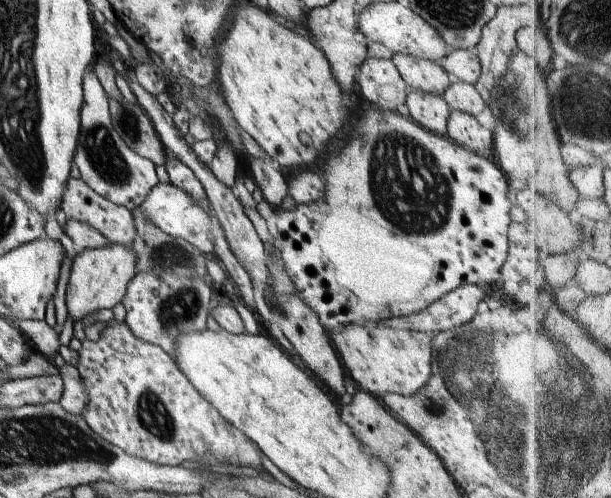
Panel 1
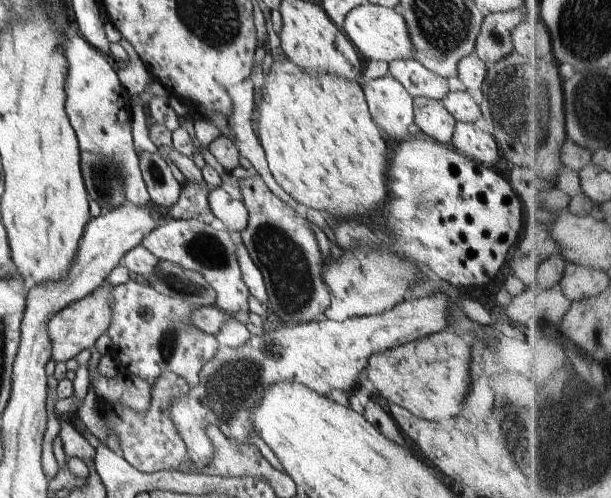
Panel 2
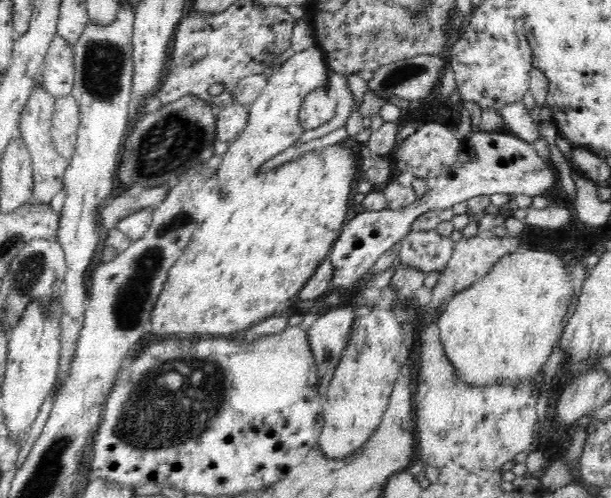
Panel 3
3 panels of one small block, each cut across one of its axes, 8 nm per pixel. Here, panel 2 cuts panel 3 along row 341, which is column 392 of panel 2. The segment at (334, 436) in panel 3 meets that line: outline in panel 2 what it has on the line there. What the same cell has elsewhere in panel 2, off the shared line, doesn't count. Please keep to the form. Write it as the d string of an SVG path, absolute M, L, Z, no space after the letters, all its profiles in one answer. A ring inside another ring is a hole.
M448 330L372 354L366 376L378 394L426 420L448 420L462 412L470 390L471 346L461 336Z

